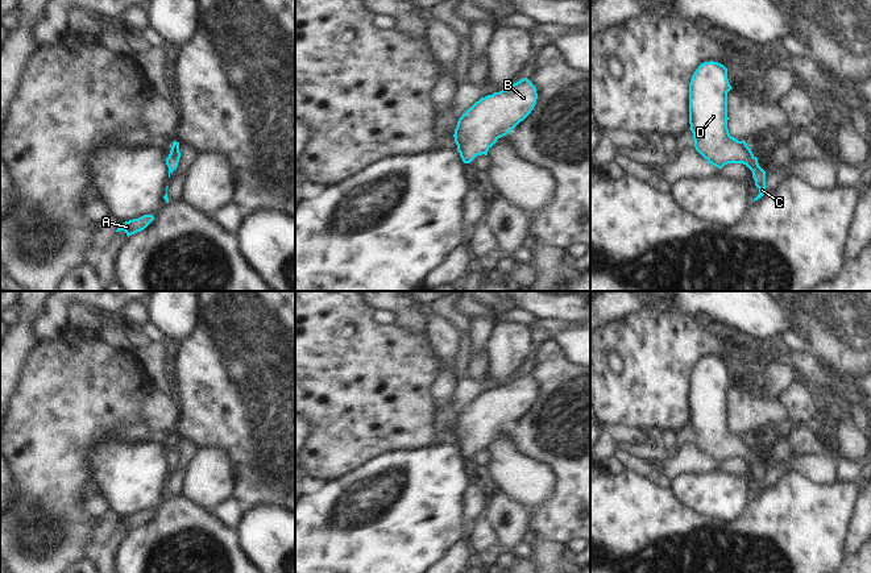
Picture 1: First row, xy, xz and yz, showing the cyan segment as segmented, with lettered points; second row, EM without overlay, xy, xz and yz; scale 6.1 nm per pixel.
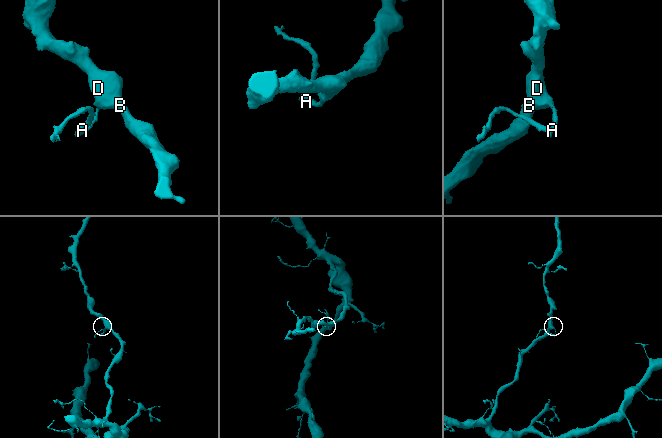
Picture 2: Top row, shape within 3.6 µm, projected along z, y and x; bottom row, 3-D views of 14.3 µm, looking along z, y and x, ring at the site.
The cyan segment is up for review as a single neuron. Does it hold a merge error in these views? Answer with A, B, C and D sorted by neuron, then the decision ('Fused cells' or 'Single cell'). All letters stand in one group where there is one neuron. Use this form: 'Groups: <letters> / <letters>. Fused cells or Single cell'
Groups: A B C D. Single cell.

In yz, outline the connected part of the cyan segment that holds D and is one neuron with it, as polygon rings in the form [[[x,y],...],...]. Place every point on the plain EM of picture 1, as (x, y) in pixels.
[[[704,357],[689,378],[689,419],[696,445],[713,461],[743,458],[752,466],[759,483],[758,495],[766,489],[766,466],[759,461],[746,436],[731,432],[727,424],[727,387],[733,382],[727,364],[718,357]]]

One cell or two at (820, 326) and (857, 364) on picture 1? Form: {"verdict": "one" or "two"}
{"verdict": "one"}

